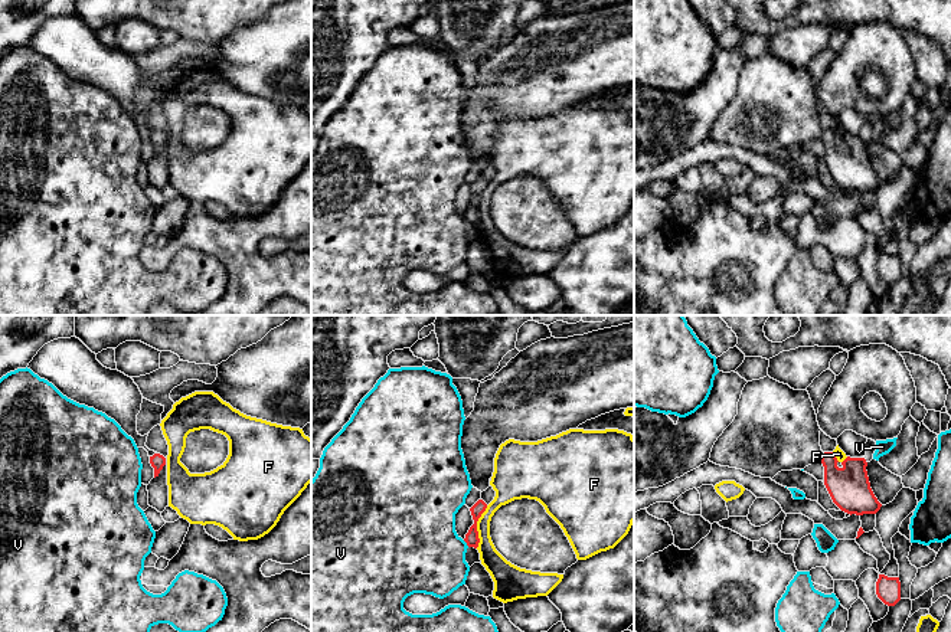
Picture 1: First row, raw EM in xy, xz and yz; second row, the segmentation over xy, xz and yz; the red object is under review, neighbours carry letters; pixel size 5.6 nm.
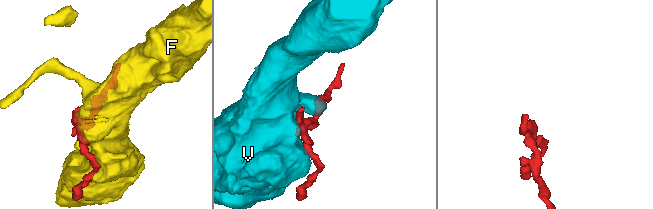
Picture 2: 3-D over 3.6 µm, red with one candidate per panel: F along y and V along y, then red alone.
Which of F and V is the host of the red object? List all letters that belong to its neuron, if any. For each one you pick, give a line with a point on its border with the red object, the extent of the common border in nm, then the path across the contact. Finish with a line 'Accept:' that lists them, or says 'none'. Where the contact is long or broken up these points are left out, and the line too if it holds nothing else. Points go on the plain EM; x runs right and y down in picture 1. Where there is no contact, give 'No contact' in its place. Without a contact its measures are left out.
Accept: none

